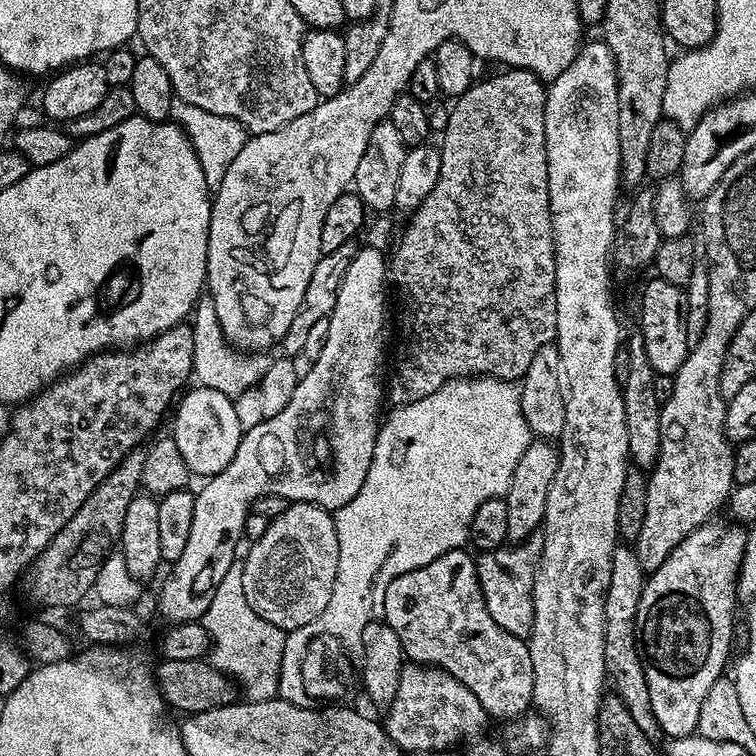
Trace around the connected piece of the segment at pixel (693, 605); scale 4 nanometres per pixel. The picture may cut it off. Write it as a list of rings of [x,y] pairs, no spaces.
[[[713,518],[707,520],[698,530],[694,530],[645,579],[642,598],[638,602],[638,614],[636,615],[636,643],[640,645],[640,661],[646,674],[646,686],[650,686],[650,706],[654,706],[654,718],[658,718],[658,726],[665,737],[673,738],[680,736],[690,736],[696,732],[698,726],[698,713],[702,711],[702,701],[706,699],[706,694],[710,691],[710,686],[725,675],[724,667],[728,664],[728,651],[732,648],[732,610],[738,605],[736,594],[736,581],[740,579],[740,567],[742,566],[742,554],[746,550],[746,538],[748,537],[748,528],[743,523],[733,522],[731,519]]]

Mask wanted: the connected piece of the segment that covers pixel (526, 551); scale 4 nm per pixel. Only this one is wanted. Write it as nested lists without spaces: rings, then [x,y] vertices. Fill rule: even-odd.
[[[537,530],[523,542],[512,542],[490,552],[480,552],[475,557],[478,582],[490,618],[494,618],[502,630],[521,638],[528,637],[534,626],[534,574],[542,558],[543,545],[544,533]]]

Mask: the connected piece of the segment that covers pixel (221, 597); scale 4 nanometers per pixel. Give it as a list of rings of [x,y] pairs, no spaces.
[[[229,576],[212,593],[202,623],[211,640],[210,663],[235,681],[243,699],[254,702],[277,699],[286,633],[274,622],[254,614],[254,606],[246,602],[246,590],[242,590],[238,576]]]

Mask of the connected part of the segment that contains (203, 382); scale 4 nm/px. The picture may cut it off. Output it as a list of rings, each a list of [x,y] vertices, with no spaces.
[[[201,295],[200,301],[192,310],[190,323],[194,334],[192,376],[197,385],[210,387],[221,394],[235,398],[255,389],[260,383],[262,374],[266,374],[266,370],[270,370],[273,362],[271,355],[249,354],[247,351],[237,350],[229,344],[218,320],[218,310],[214,310],[211,296]]]

